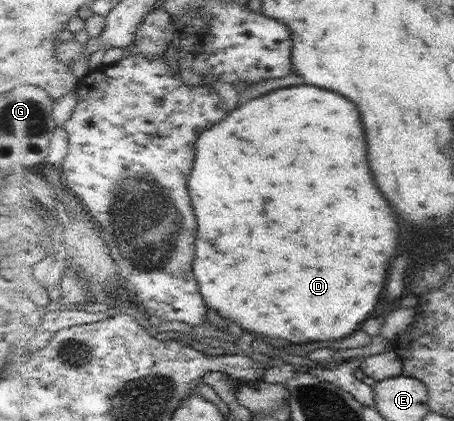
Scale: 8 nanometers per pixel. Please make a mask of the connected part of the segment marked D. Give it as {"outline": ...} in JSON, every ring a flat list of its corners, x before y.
{"outline":[[292,86,276,89,266,96,248,101,246,106,234,110,222,124,204,131,198,143,196,168,189,180,190,192,200,220,198,232,198,260,194,264,196,276,202,284,206,302,216,308,224,318,242,324,250,332,258,332,268,338,288,340,292,344,342,340,360,330,360,326,378,308,388,284,390,260,396,254,400,242,400,220,392,204,386,200,376,184,376,176,368,160,368,138,358,106,342,94,316,86]]}

